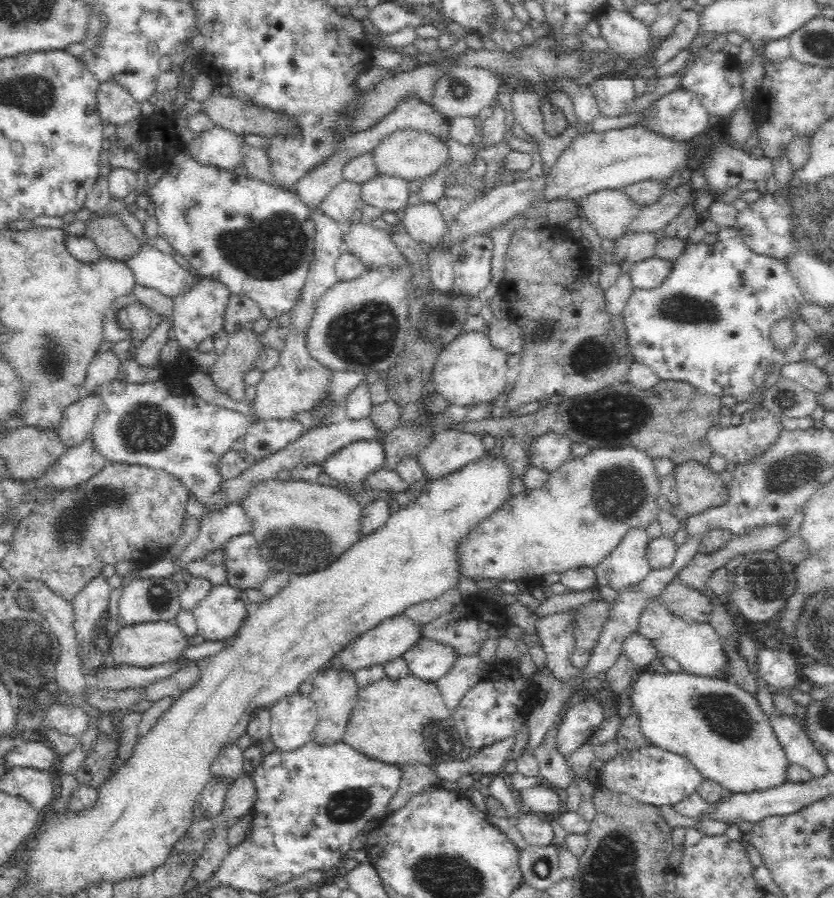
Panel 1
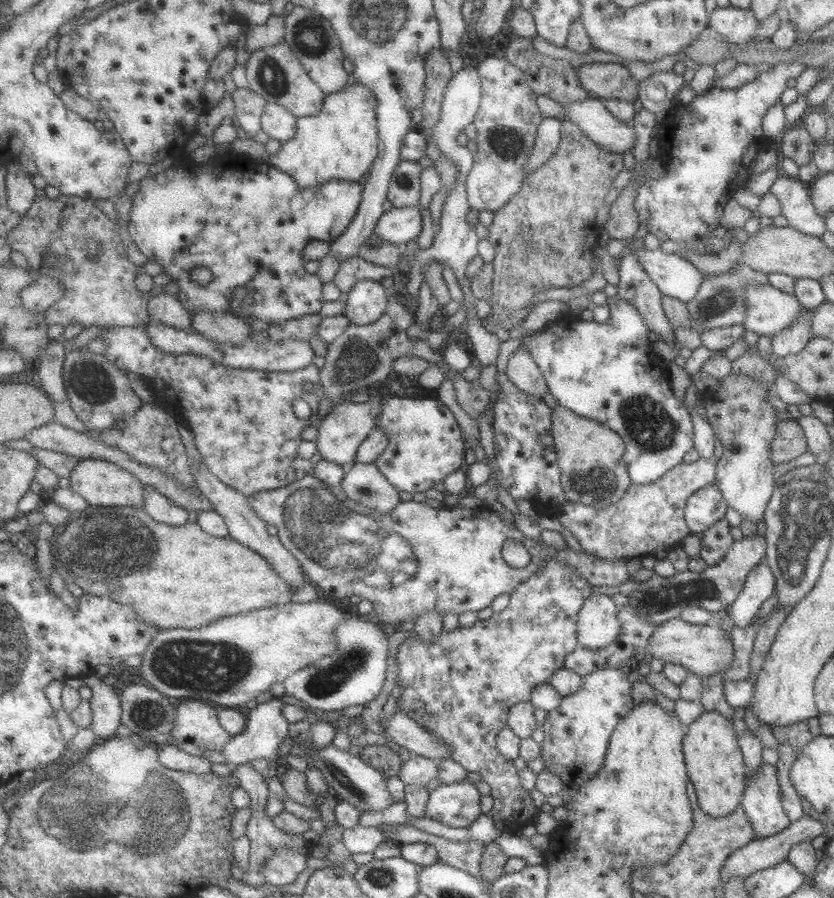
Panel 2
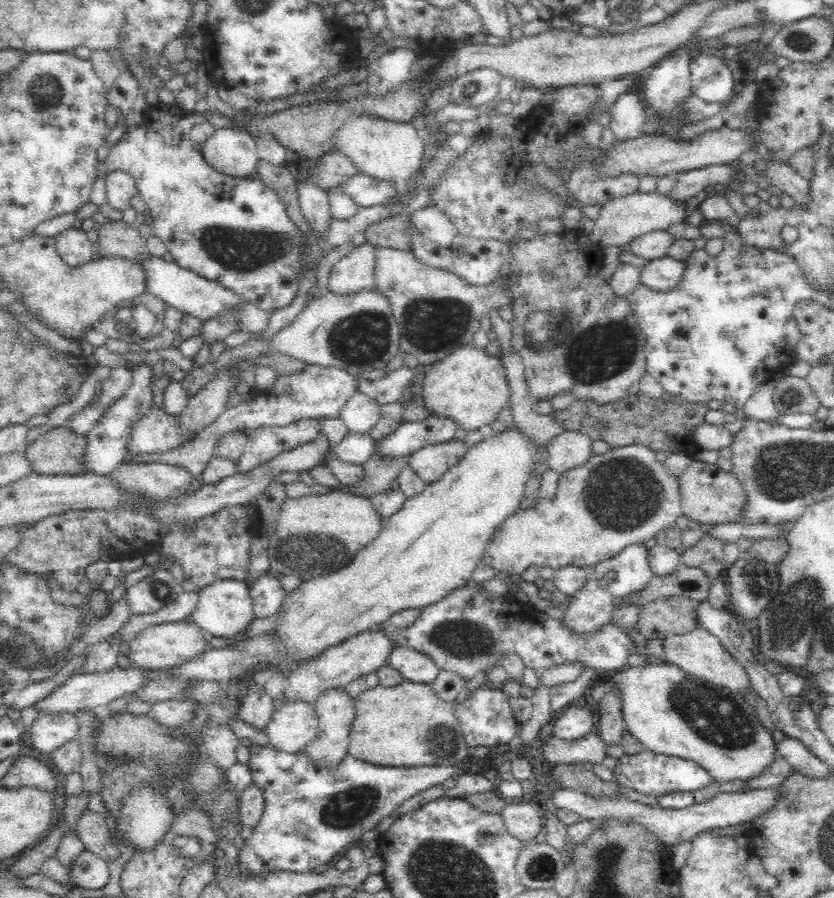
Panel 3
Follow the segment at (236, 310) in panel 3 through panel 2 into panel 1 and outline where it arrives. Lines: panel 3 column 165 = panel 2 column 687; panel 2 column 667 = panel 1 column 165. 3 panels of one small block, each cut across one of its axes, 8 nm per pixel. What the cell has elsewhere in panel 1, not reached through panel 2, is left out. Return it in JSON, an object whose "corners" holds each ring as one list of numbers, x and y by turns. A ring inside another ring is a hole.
{"corners":[[142,246,140,253,125,262,134,271,135,284,153,288,168,298,178,298,194,290,200,280,196,272,182,267,171,254,156,248]]}

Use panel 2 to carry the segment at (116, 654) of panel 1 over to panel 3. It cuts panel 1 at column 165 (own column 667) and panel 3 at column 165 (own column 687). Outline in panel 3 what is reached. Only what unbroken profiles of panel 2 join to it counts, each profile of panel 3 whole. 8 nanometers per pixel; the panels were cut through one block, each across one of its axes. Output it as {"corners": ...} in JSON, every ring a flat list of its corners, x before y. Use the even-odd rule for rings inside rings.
{"corners":[[180,621,178,623,165,623,154,626,146,631,140,632,134,641,128,643,131,649,128,658,132,661,134,668,147,669,149,672,172,671,194,658,204,654,210,645,209,636,194,622]]}

